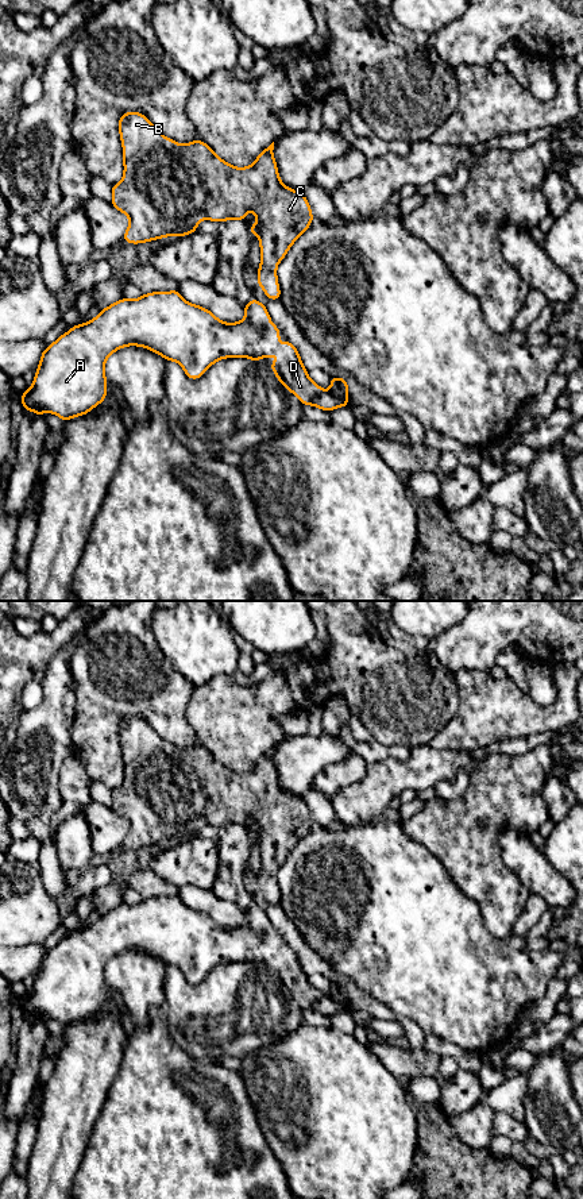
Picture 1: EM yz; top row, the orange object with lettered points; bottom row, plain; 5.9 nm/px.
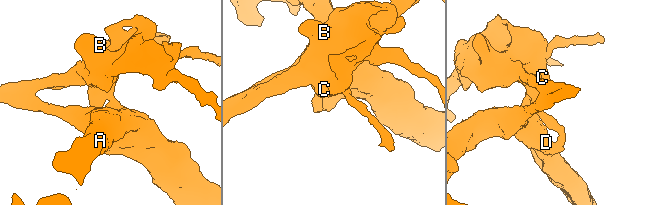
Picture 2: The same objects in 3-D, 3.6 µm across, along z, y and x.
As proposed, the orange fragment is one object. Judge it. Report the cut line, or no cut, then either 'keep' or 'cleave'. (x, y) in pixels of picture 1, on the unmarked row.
yz (329, 994), (338, 1002), (346, 1003) | cleave

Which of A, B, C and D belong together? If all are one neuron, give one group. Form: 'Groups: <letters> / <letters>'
Groups: A D / B C

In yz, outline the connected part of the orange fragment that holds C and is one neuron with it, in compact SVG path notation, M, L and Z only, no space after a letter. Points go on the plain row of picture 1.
M139 717L123 718L119 737L124 779L119 789L112 790L111 809L130 822L123 845L138 849L165 841L185 841L196 837L202 824L244 826L246 818L252 816L258 828L248 832L251 841L259 841L260 849L258 890L270 905L279 905L277 871L297 843L309 833L313 820L304 798L282 789L273 762L274 747L252 770L240 774L224 767L201 745L179 749L166 743Z

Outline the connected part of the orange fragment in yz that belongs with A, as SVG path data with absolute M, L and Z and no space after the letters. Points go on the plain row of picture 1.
M177 894L142 899L136 905L121 903L104 913L90 926L74 930L42 957L32 991L22 999L23 1015L28 1014L40 1021L49 1017L63 1026L86 1019L105 1005L104 969L108 961L127 951L144 952L167 967L178 967L190 984L198 984L219 964L243 961L256 968L260 963L282 956L283 960L271 967L271 976L302 1010L313 1010L325 1017L348 1011L348 1003L337 1003L309 983L297 953L287 942L283 952L279 949L279 933L271 928L263 909L252 903L244 910L244 920L239 928L224 928L208 914L188 907Z

